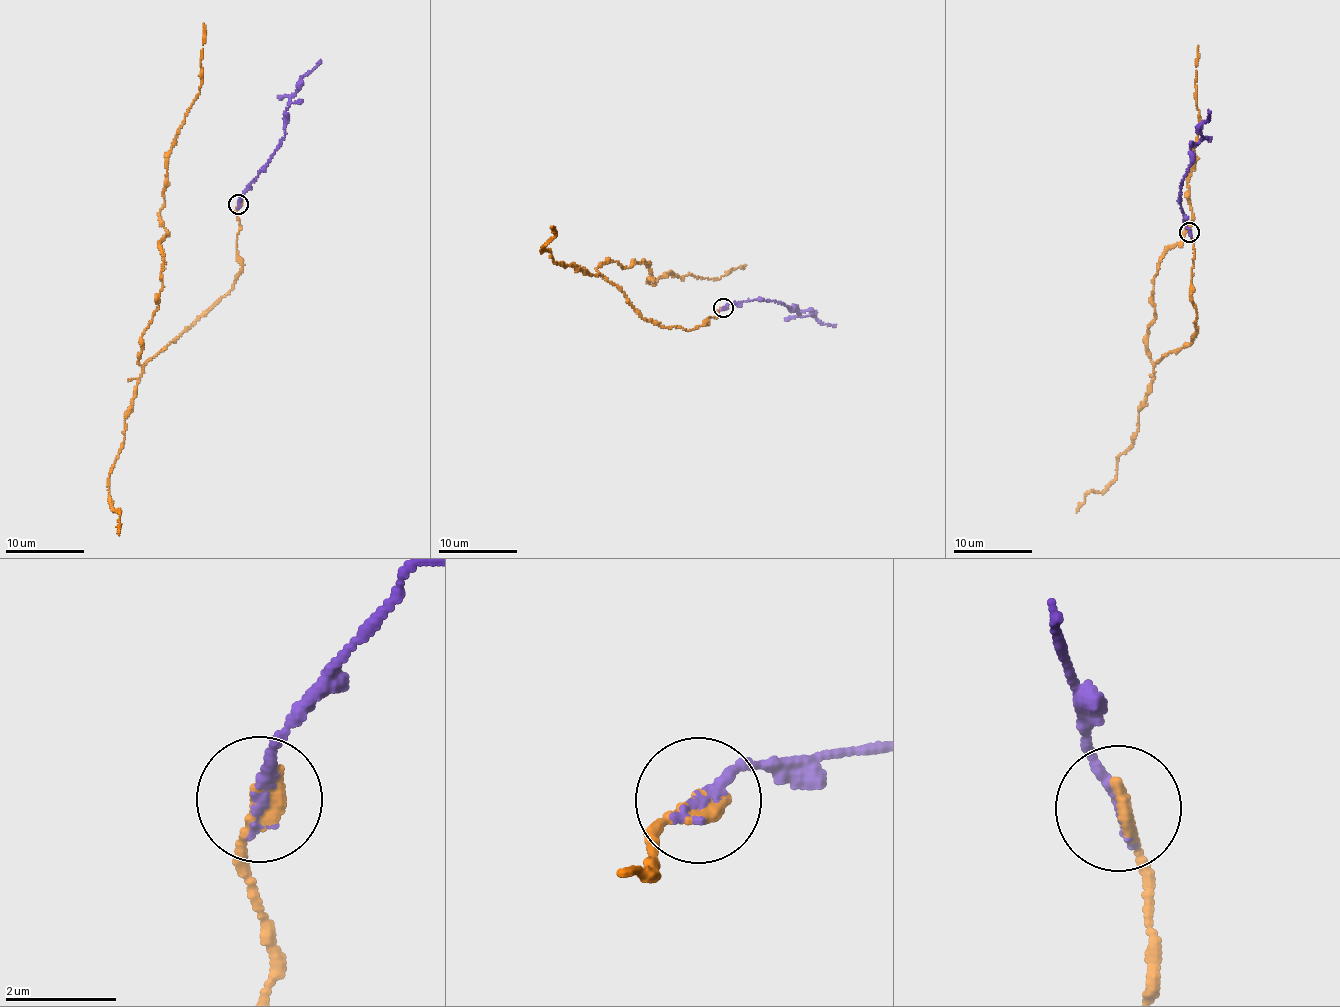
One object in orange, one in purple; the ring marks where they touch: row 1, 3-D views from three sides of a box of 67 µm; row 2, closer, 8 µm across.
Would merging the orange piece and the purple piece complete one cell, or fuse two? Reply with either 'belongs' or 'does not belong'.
belongs

